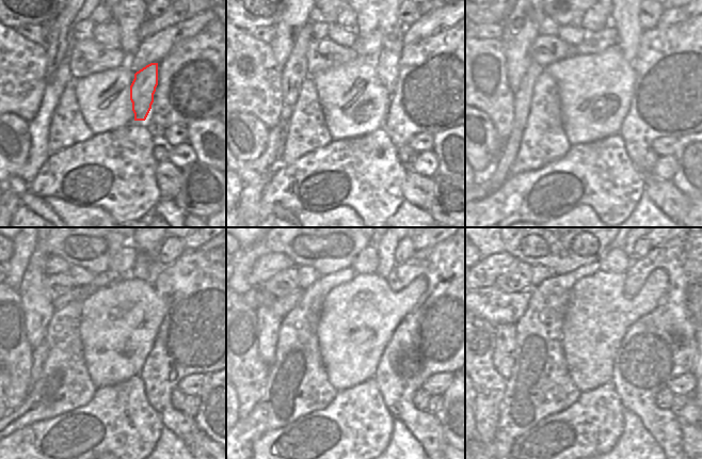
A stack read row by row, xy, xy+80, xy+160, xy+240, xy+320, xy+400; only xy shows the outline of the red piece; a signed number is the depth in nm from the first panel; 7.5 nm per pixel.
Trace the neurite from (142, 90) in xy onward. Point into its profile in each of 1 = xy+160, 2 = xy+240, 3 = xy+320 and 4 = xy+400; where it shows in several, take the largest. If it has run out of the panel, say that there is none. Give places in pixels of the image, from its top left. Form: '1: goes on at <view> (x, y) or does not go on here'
1: goes on at xy+160 (624, 15)
2: goes on at xy+240 (150, 249)
3: does not go on here
4: does not go on here

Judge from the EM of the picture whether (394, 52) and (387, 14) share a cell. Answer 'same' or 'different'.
same

